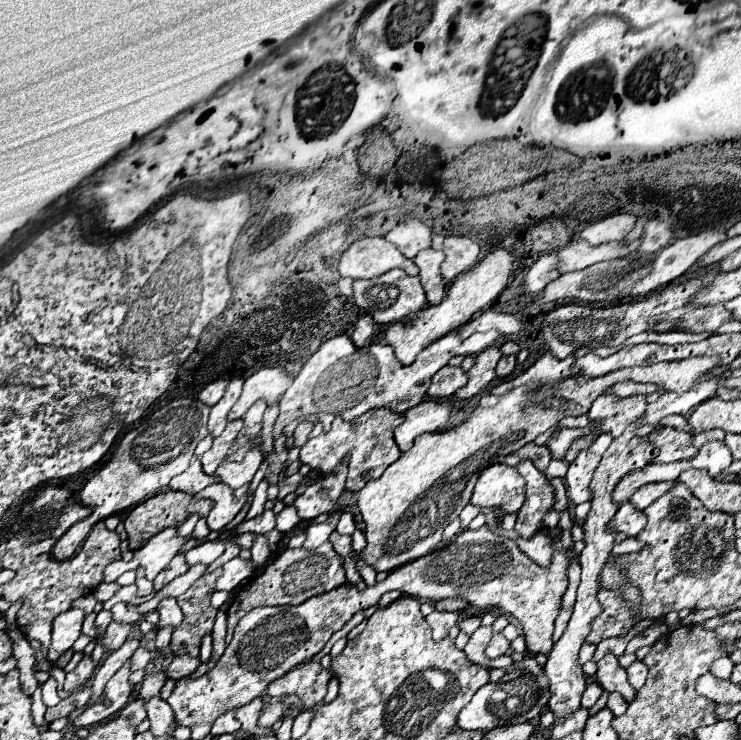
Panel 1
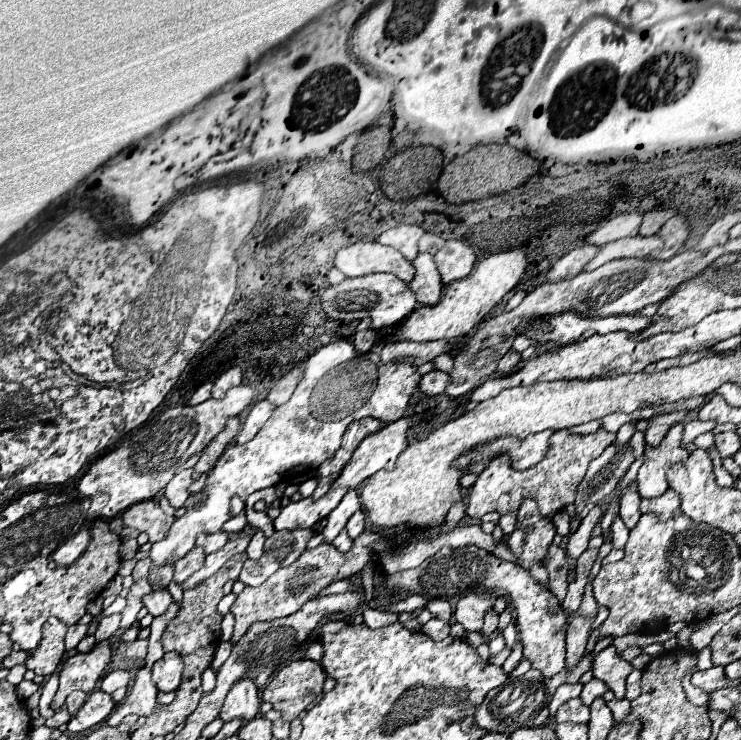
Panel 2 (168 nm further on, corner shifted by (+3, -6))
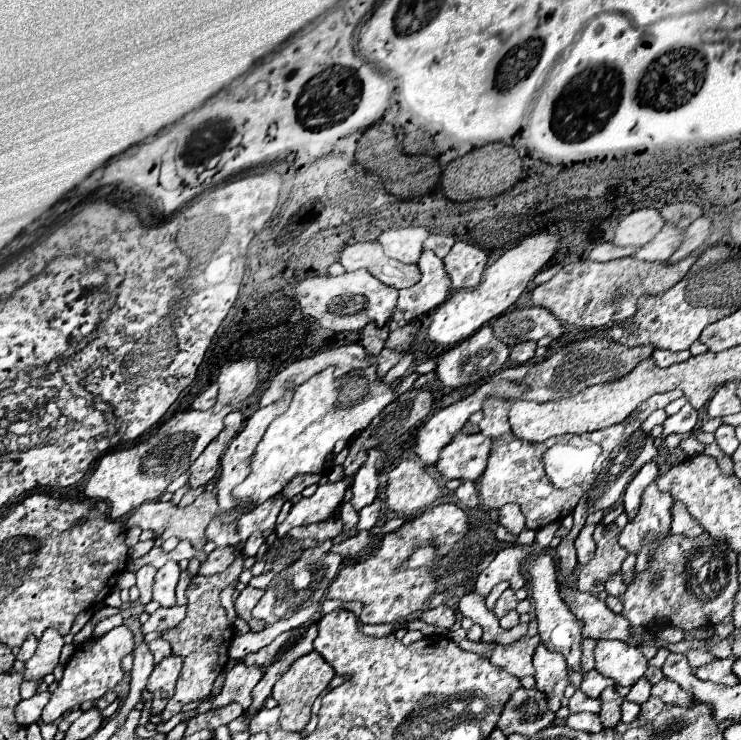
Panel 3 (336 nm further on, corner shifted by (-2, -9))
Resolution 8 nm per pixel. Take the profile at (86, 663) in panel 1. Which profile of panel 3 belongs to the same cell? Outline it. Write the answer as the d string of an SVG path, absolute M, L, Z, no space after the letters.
M127 626L113 628L105 636L101 636L101 638L89 638L83 644L85 646L77 646L75 648L73 656L69 658L69 662L65 666L65 674L63 674L57 690L51 694L51 700L43 708L43 714L41 716L43 716L43 722L45 724L53 724L69 708L79 706L85 700L97 700L103 694L107 694L115 684L119 684L123 680L121 660L123 660L123 656L127 656L135 648L133 634L131 634L131 630Z

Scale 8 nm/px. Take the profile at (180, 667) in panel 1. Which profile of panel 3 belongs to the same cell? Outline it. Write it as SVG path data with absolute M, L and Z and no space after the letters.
M169 656L165 660L161 660L155 670L151 672L149 676L149 686L147 690L153 694L153 708L151 708L151 714L161 714L165 710L165 704L167 700L173 696L175 692L175 682L177 682L177 676L181 672L181 658L179 656Z

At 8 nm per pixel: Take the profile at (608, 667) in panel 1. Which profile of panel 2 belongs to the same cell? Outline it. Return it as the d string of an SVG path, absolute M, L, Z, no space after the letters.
M610 645L606 649L602 649L596 659L594 659L594 677L604 681L608 685L610 691L614 691L616 699L622 699L626 693L626 677L632 671L630 663L624 661L616 649Z

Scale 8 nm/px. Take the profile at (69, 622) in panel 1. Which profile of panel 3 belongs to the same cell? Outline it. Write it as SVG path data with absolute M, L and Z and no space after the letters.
M49 628L43 632L39 638L35 654L25 662L25 680L43 680L47 674L53 672L53 668L59 662L59 654L63 648L63 638L59 636L57 630Z

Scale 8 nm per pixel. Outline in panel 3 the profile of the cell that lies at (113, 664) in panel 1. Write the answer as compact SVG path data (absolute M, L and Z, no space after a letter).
M163 638L149 642L149 650L151 650L151 652L153 652L153 656L155 656L155 664L159 664L163 658L171 656L171 646L169 646Z

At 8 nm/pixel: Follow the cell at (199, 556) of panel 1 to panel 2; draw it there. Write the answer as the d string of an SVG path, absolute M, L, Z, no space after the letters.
M212 533L212 534L200 534L196 540L196 546L202 547L204 553L214 553L218 549L222 549L228 541L228 533Z

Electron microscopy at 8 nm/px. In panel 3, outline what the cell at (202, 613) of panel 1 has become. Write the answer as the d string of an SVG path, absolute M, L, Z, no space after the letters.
M237 558L229 566L229 570L225 570L221 574L215 574L215 576L195 576L191 580L189 588L187 588L189 604L187 604L185 620L179 626L163 632L163 638L171 644L172 653L179 654L183 658L183 670L181 670L181 676L177 680L175 694L167 702L167 708L161 714L163 722L167 722L177 712L181 712L187 702L195 702L195 700L205 698L211 692L215 678L227 666L227 662L229 662L227 648L229 648L229 644L231 644L231 640L235 636L235 630L233 630L233 624L227 618L225 608L219 604L219 592L227 584L237 580L241 570L243 570L243 558Z

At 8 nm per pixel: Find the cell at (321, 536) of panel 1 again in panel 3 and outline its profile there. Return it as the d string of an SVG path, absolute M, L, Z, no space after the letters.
M367 450L367 462L359 468L359 472L353 478L353 498L351 504L359 512L363 506L371 504L379 490L379 470L377 470L377 458L381 458L379 450Z

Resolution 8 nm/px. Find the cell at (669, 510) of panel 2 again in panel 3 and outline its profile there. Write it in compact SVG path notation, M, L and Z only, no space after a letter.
M675 502L673 504L673 524L671 524L671 534L681 534L681 536L701 536L705 530L703 526L691 518L691 514L685 510L685 504Z

